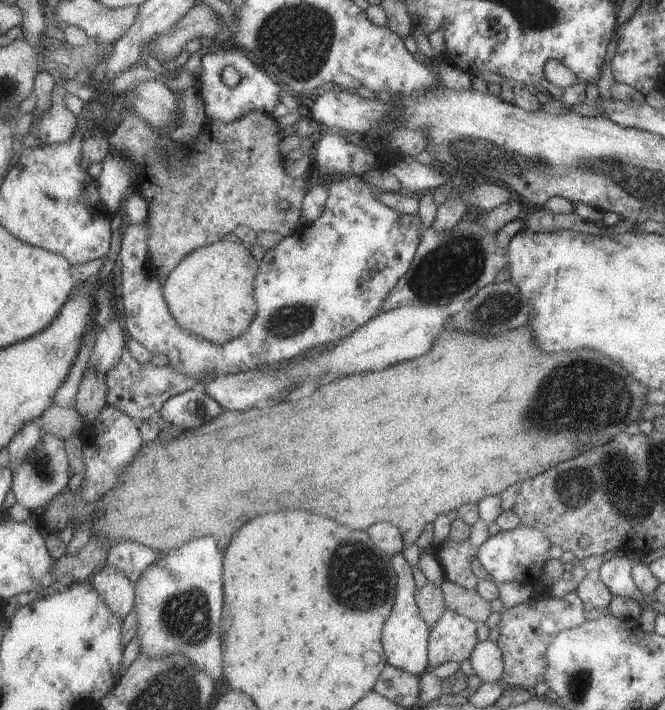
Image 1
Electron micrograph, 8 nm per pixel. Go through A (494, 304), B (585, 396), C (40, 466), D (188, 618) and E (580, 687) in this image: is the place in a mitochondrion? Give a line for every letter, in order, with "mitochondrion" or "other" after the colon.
A: mitochondrion
B: mitochondrion
C: mitochondrion
D: mitochondrion
E: mitochondrion

